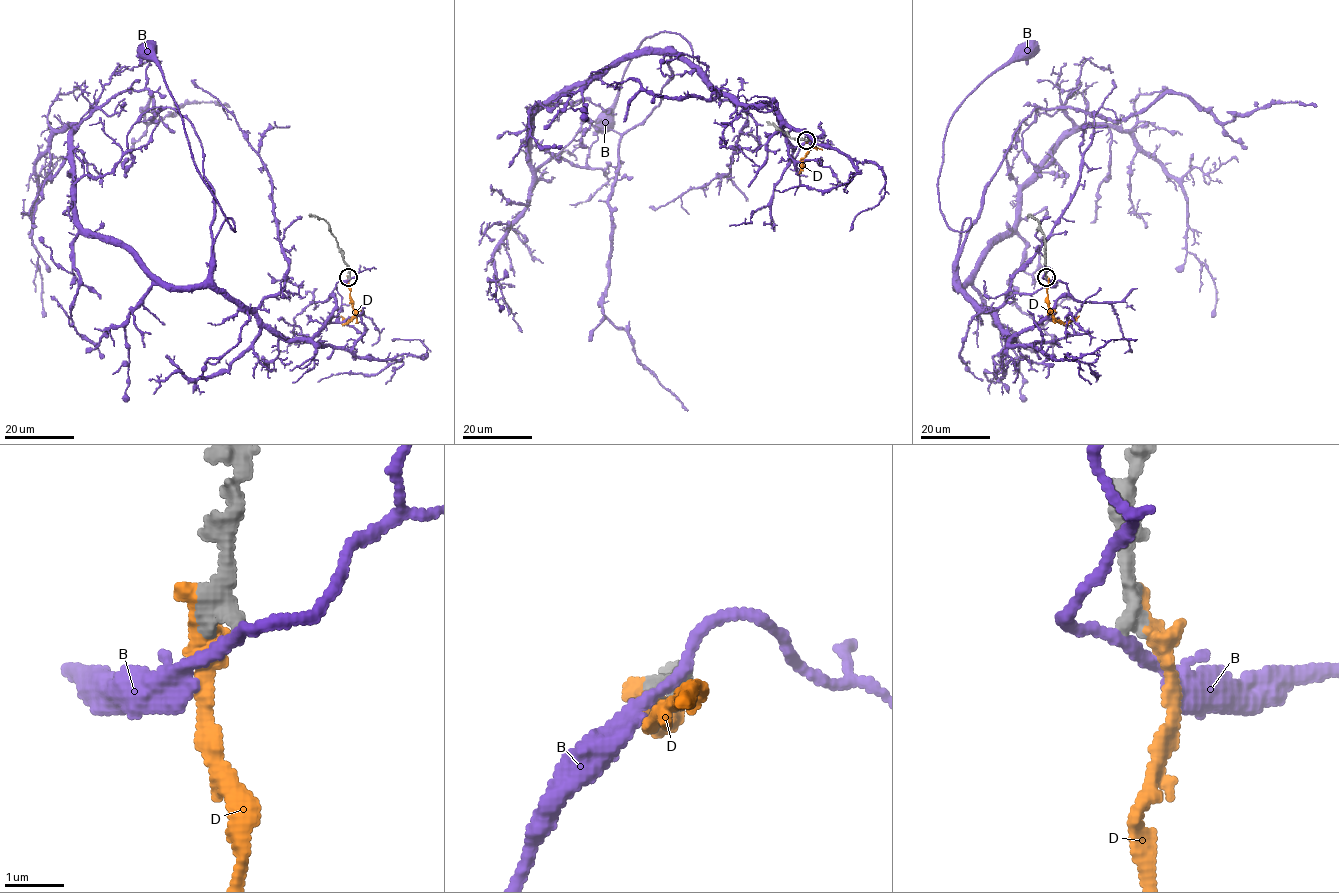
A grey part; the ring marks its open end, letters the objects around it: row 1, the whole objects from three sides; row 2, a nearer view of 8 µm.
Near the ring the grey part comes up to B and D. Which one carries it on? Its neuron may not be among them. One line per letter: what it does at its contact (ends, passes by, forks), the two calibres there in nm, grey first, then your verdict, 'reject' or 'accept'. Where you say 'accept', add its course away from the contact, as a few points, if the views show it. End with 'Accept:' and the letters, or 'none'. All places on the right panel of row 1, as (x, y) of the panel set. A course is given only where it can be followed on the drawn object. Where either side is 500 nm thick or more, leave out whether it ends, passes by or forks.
B: it passes by; calibres 340 and 190 nm; reject
D: it ends; calibres 360 and 380 nm; accept; course (1046, 277), (1047, 301), (1052, 316), (1064, 324), (1079, 316)
Accept: D

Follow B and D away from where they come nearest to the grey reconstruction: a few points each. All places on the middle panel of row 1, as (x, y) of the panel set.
B: (808, 139), (791, 162), (777, 113), (709, 84), (670, 51), (691, 64), (691, 46), (660, 31), (605, 124)
D: (805, 140), (812, 146), (798, 173)

